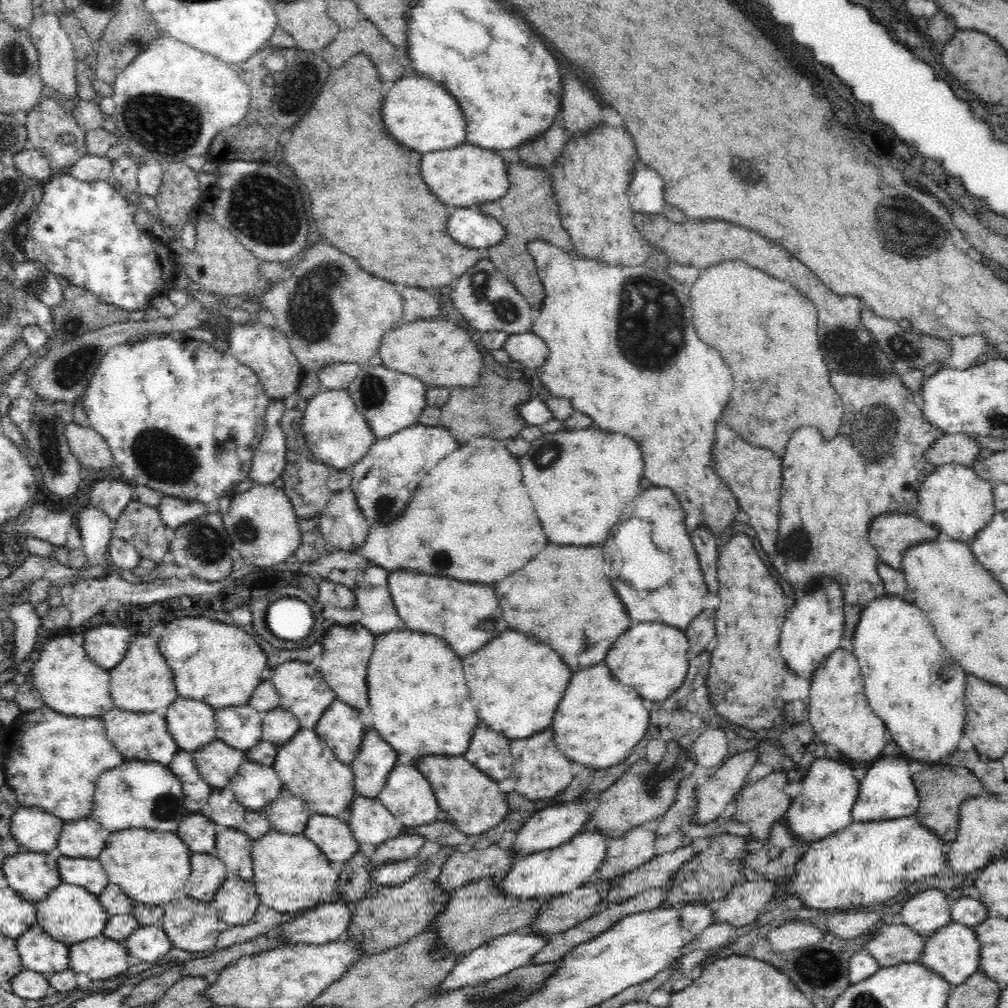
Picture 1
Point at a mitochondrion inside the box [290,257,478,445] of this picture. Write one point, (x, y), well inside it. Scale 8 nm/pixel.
(373, 389)

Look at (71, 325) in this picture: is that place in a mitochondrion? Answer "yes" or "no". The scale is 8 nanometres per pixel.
yes

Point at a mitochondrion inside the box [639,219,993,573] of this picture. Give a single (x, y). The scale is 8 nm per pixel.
(877, 438)

